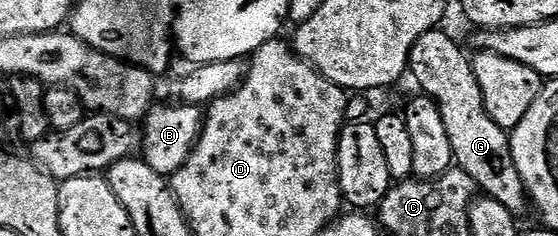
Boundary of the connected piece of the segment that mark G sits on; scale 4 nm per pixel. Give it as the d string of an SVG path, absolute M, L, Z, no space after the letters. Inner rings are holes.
M441 28L433 29L420 35L420 39L416 39L410 52L409 76L411 78L414 76L422 84L421 92L440 107L440 115L444 115L444 127L448 131L448 140L452 142L454 165L464 170L485 196L496 199L496 203L508 207L508 211L522 215L522 212L528 209L528 194L522 185L520 171L516 171L514 166L510 133L498 126L484 107L484 95L480 95L480 83L476 83L476 71L471 54L469 52L466 54L448 34L442 32Z

